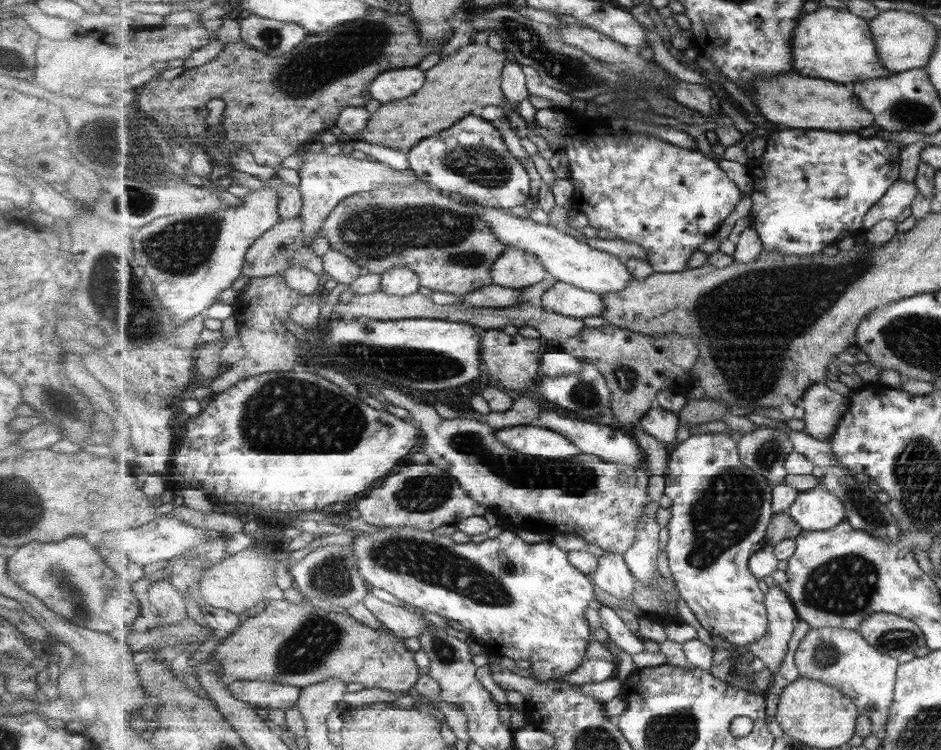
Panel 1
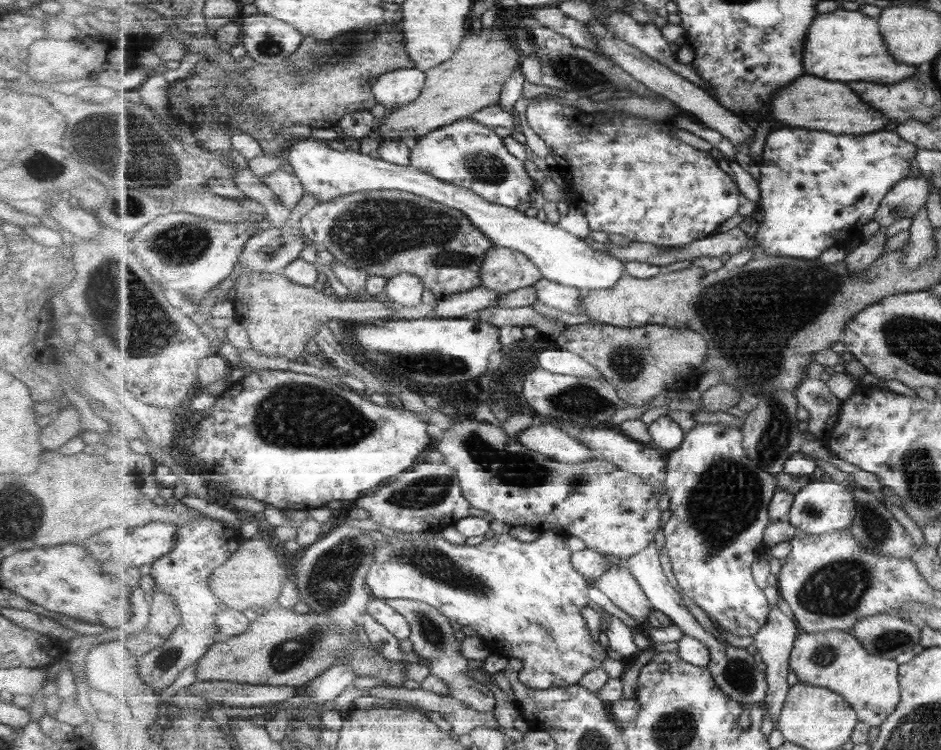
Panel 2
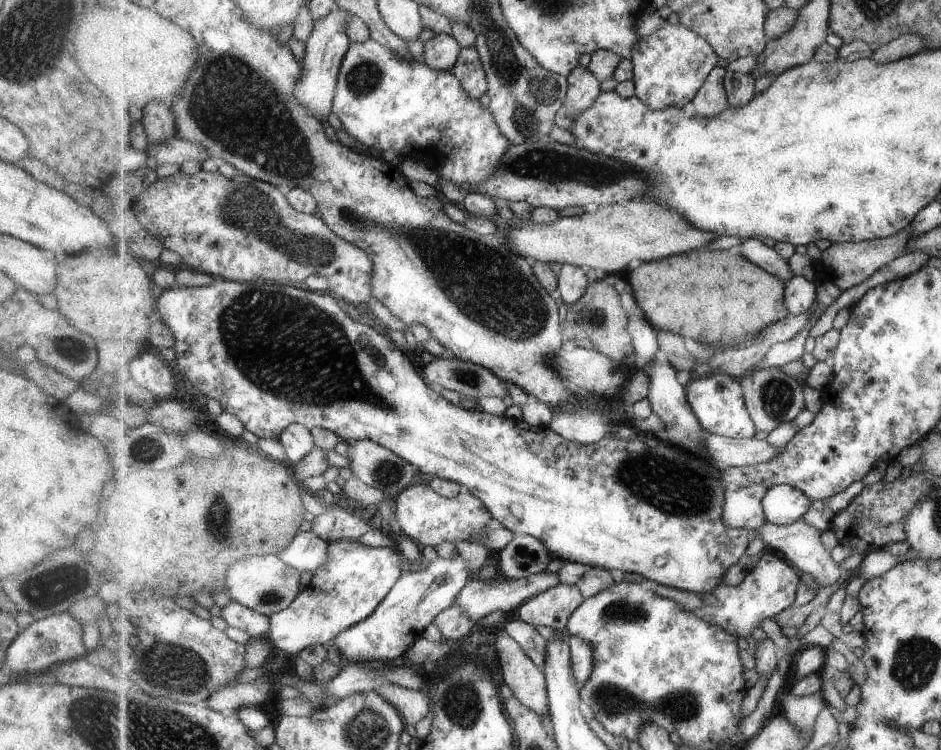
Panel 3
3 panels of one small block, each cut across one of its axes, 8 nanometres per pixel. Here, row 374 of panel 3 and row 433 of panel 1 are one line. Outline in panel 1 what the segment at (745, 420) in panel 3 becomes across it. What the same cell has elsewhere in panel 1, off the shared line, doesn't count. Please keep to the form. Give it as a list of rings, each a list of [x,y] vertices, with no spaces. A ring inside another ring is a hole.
[[[713,432],[690,436],[671,449],[664,493],[672,499],[666,552],[671,575],[687,606],[701,626],[733,645],[761,641],[770,629],[766,594],[749,568],[750,558],[766,547],[767,530],[774,516],[773,484],[753,468],[745,466],[738,441],[731,434]]]

